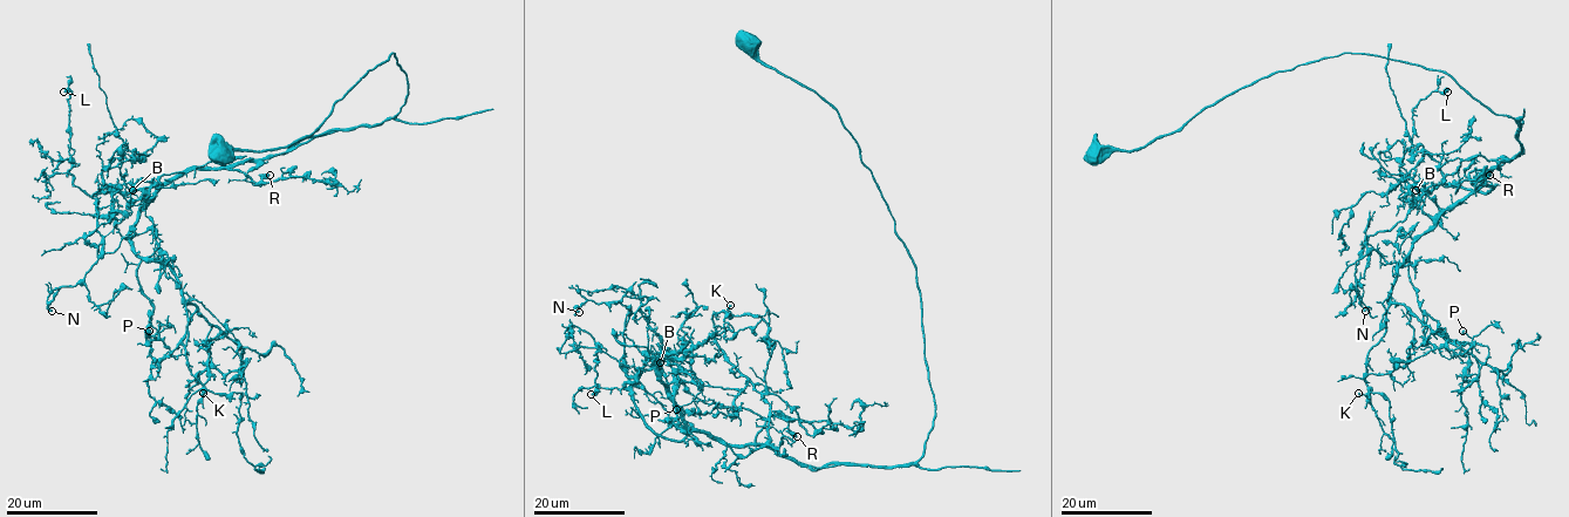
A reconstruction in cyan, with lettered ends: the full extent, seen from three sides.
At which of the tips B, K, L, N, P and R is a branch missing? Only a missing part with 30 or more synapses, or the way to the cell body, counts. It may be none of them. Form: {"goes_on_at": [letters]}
{"goes_on_at": ["N"]}

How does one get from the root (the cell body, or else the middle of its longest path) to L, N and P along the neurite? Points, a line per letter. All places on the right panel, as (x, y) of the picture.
L: (1093, 156), (1273, 73), (1376, 54), (1516, 120), (1520, 151), (1485, 194), (1405, 188), (1412, 109), (1447, 92)
N: (1093, 156), (1322, 58), (1448, 74), (1516, 120), (1520, 151), (1485, 194), (1437, 184), (1366, 239), (1365, 311)
P: (1093, 156), (1322, 58), (1448, 74), (1520, 144), (1409, 256), (1420, 310), (1469, 342), (1462, 331)

